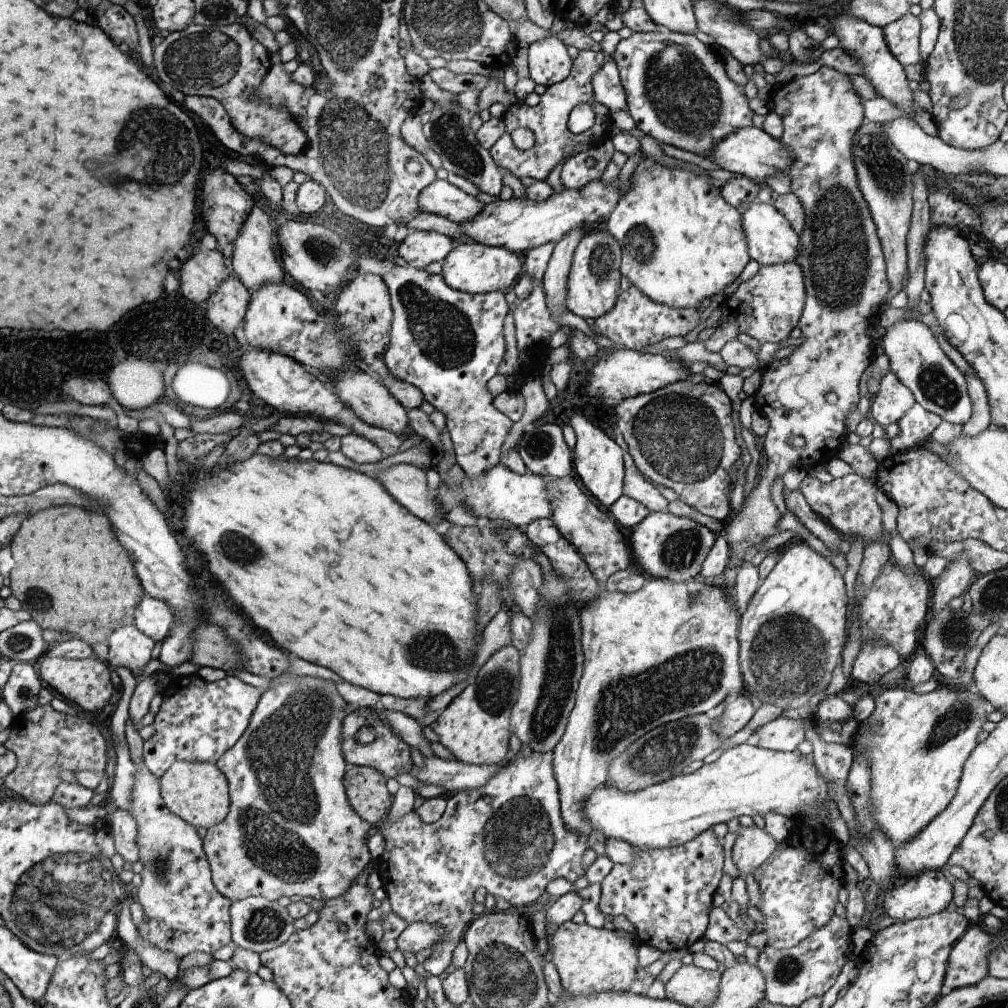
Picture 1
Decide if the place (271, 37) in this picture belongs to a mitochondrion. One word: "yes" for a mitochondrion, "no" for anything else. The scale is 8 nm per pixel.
no

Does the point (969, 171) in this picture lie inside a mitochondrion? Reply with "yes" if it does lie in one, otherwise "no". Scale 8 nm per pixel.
no

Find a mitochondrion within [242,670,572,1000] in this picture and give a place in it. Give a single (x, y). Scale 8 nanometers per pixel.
(517, 840)

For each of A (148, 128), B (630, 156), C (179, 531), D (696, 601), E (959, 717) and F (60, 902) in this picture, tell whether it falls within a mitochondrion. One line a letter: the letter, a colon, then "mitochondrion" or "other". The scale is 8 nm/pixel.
A: mitochondrion
B: other
C: other
D: mitochondrion
E: mitochondrion
F: mitochondrion

